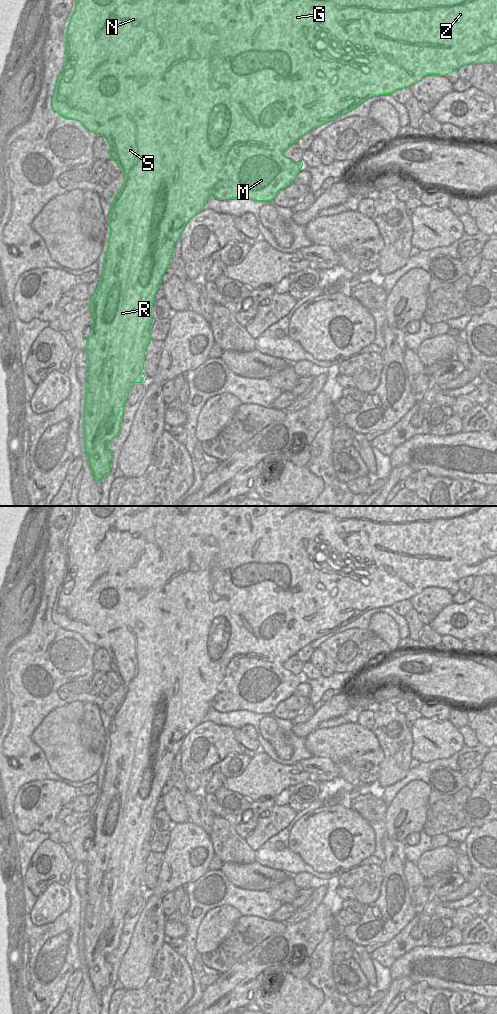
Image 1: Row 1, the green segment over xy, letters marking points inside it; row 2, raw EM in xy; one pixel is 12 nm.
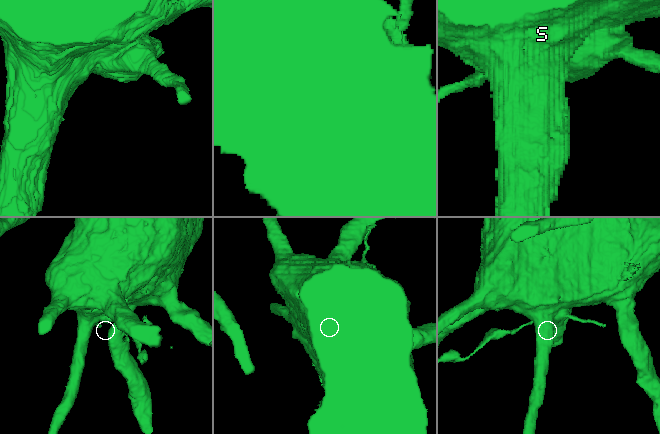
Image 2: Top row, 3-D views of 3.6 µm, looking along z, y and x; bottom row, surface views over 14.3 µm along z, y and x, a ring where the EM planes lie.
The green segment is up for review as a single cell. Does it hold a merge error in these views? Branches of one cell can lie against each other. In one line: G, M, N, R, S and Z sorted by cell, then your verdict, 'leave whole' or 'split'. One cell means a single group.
groups G N R S Z / M; split

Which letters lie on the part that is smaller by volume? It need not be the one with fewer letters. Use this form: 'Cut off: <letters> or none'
Cut off: M

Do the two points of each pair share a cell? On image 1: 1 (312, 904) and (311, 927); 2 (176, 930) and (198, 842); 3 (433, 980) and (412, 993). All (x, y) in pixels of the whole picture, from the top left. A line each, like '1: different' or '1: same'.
1: different
2: different
3: different

